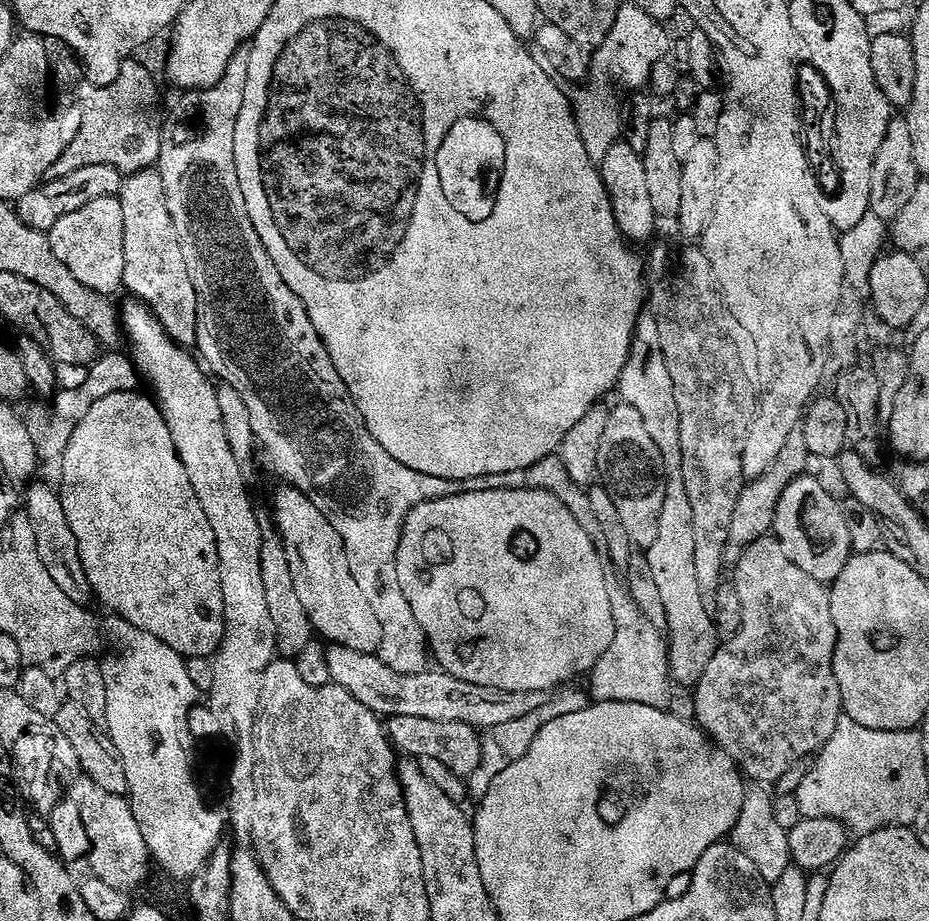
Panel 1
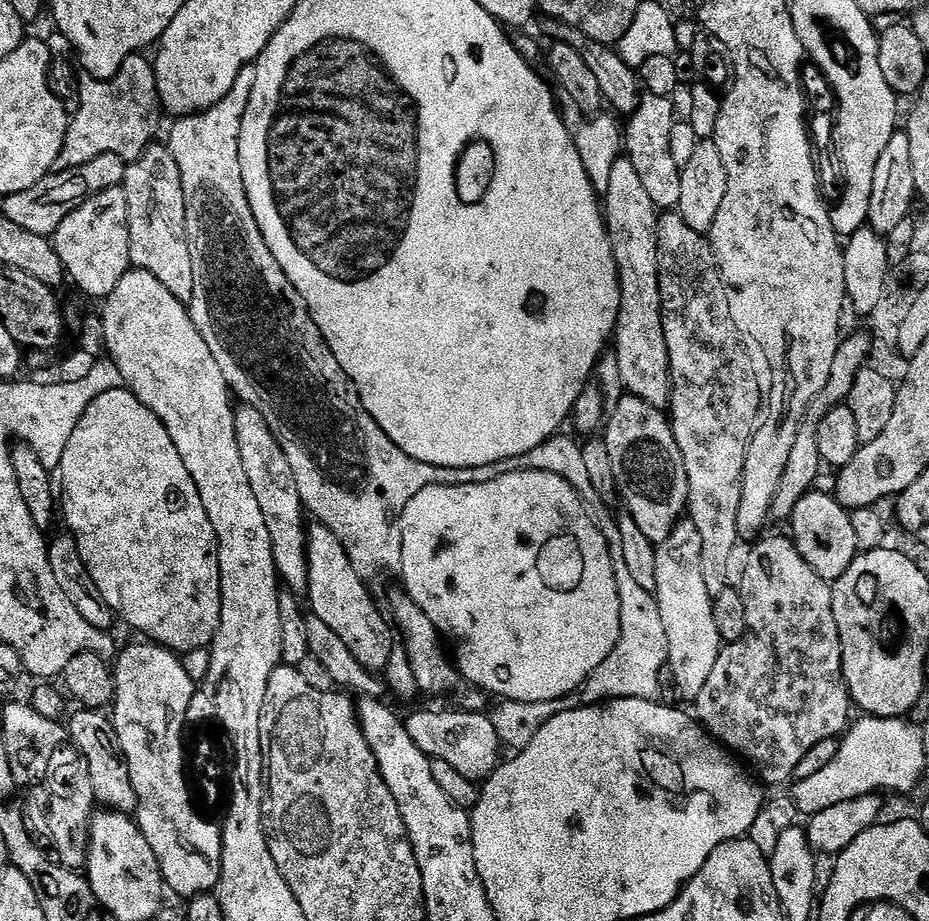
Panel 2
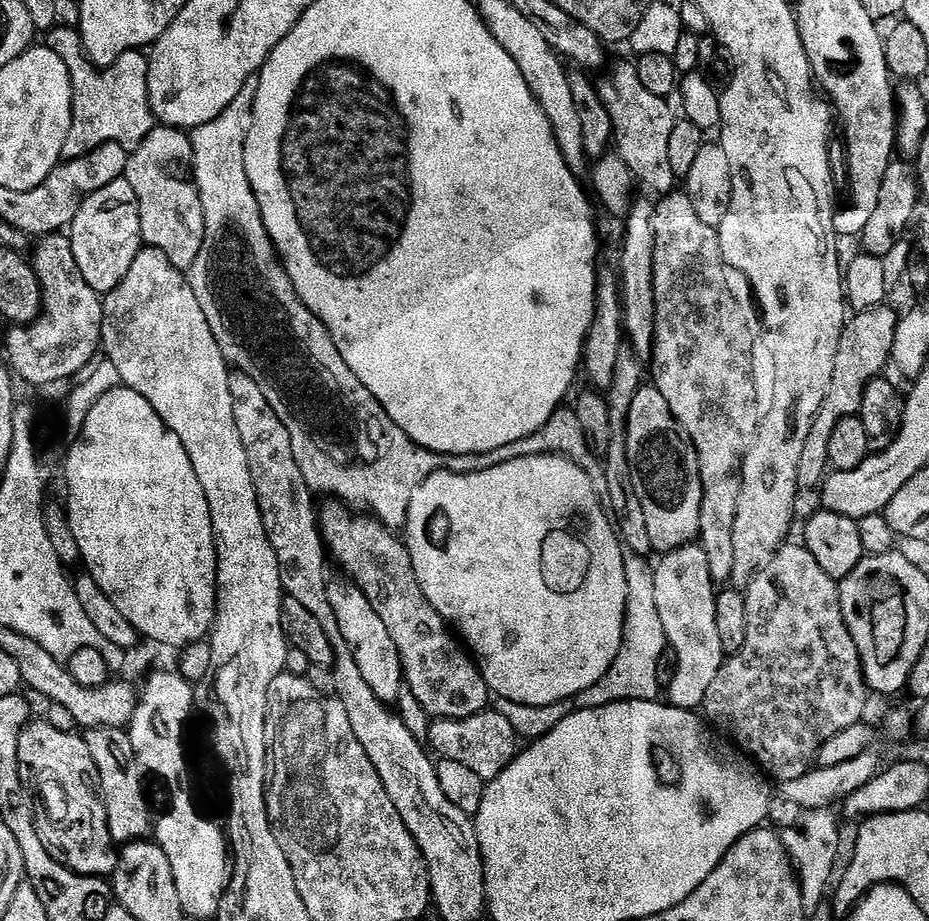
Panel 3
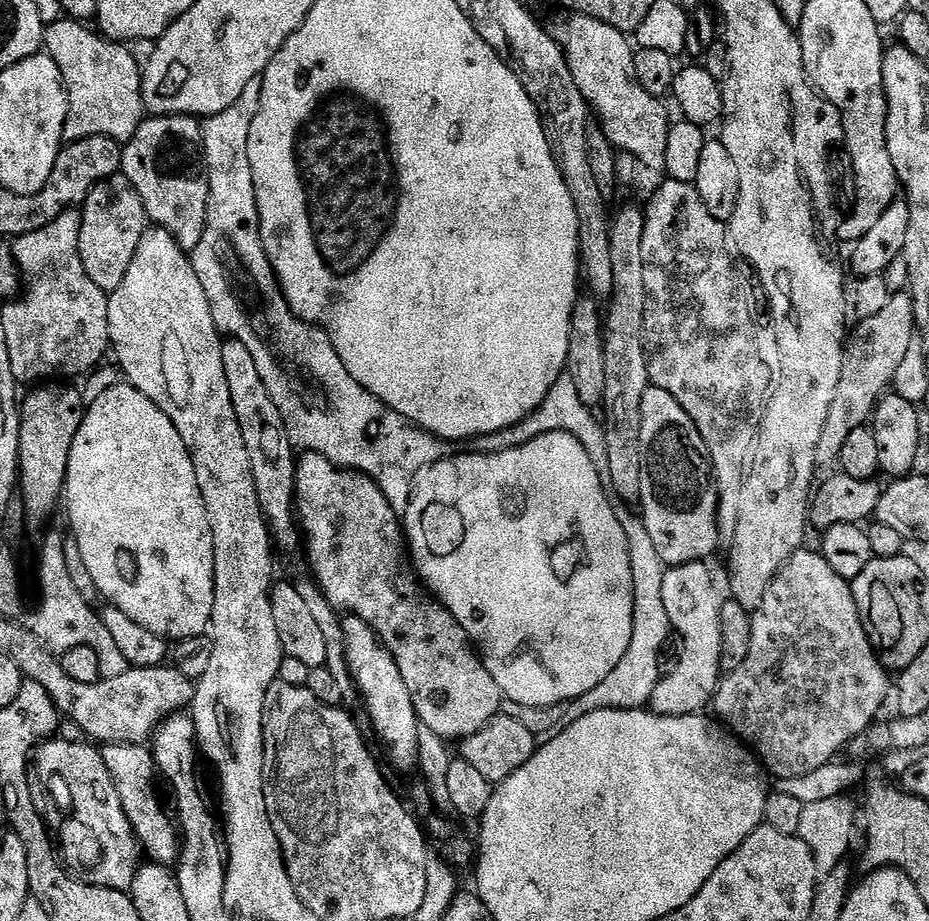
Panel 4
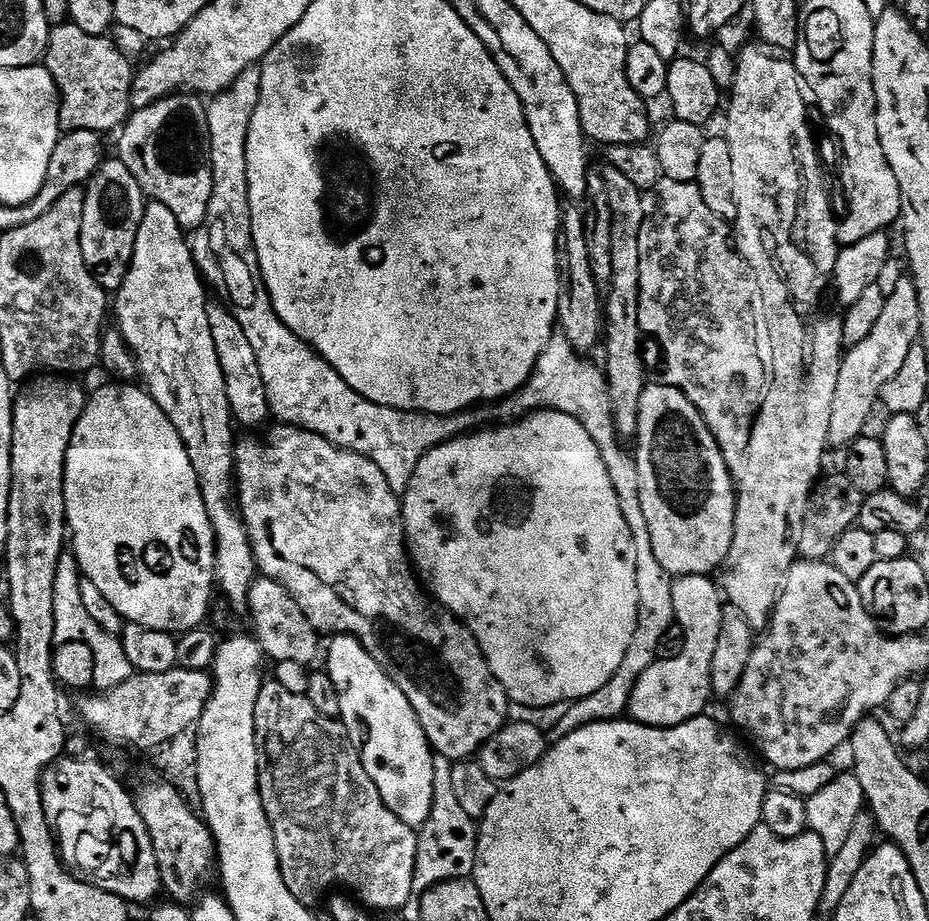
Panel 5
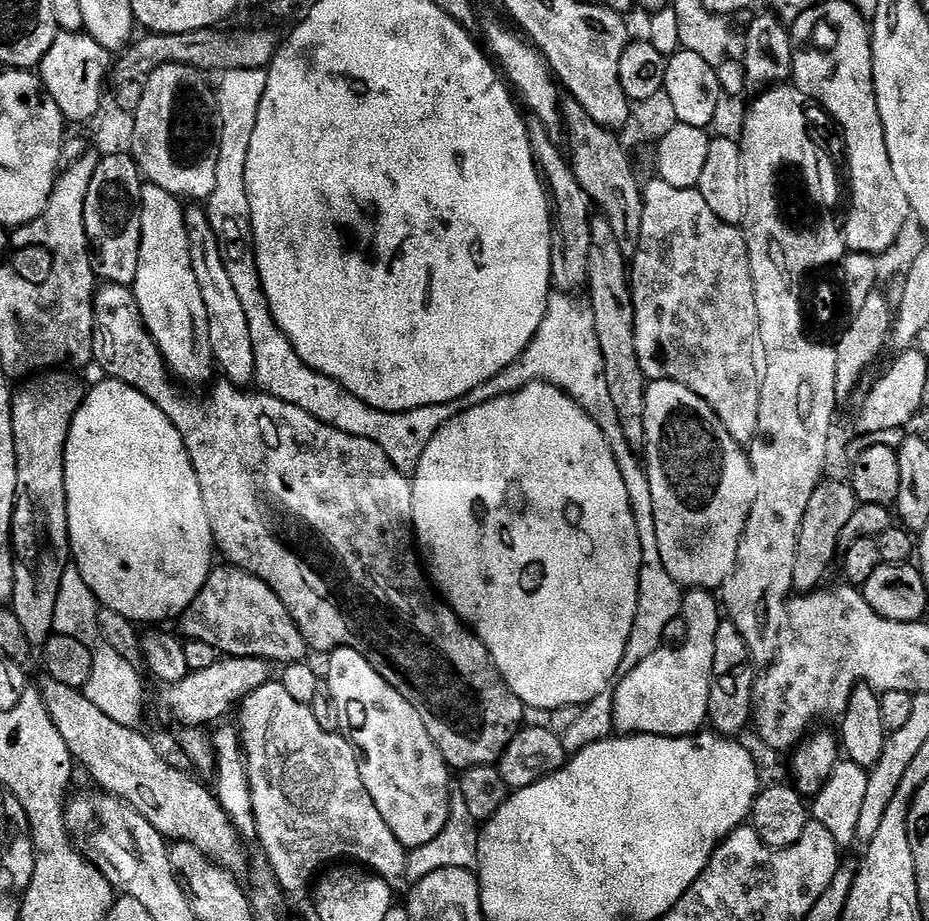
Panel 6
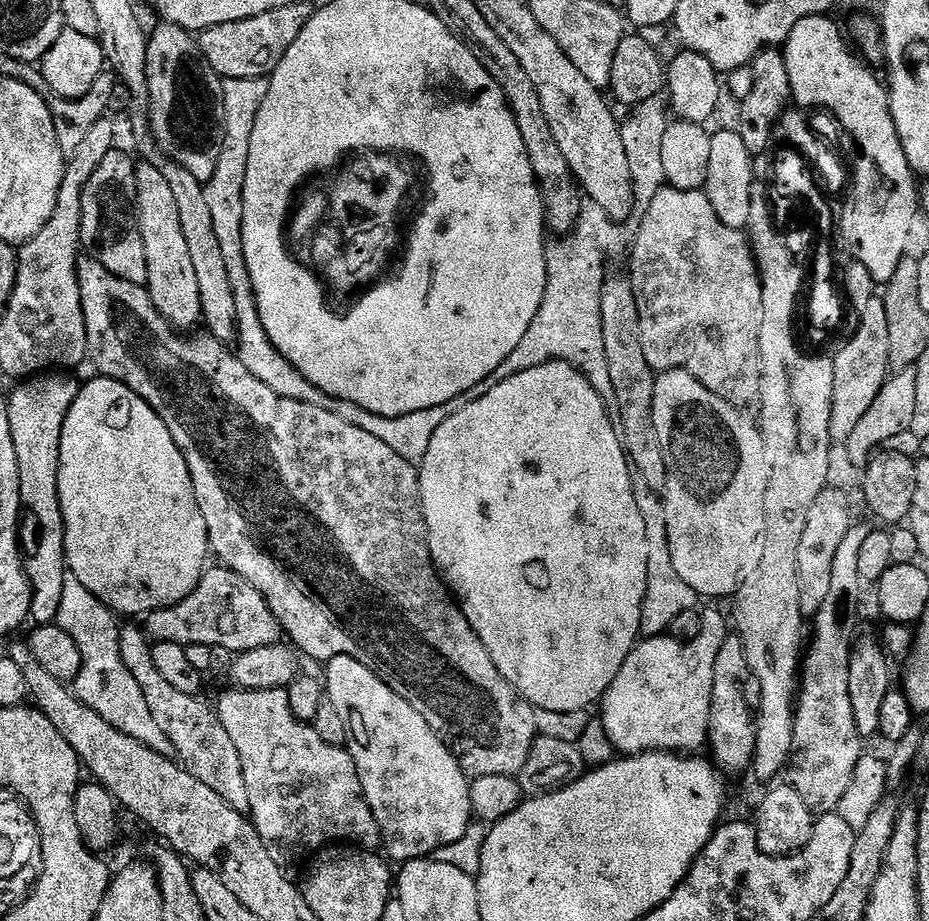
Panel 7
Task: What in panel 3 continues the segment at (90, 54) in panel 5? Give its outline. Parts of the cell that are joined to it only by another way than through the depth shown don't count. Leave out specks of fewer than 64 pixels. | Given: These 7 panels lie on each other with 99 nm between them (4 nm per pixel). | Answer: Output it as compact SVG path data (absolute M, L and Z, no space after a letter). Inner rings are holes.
M57 26L47 33L47 47L52 48L62 62L66 62L72 79L72 121L70 134L62 146L64 160L82 158L103 144L117 144L135 150L154 127L154 117L148 97L149 57L143 51L127 52L109 68L99 69L89 62L75 27Z

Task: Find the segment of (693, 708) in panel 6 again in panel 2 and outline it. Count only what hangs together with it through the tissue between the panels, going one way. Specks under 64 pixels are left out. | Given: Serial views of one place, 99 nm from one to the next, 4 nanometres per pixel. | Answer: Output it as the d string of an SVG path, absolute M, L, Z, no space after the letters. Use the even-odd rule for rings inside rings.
M691 518L681 519L676 528L656 550L658 558L658 582L656 583L656 605L662 610L662 623L666 626L668 639L668 664L674 670L674 682L681 701L695 702L698 694L702 694L702 686L706 686L706 678L710 678L710 670L714 670L714 662L718 662L718 654L722 641L718 634L718 626L714 626L713 596L706 590L706 582L702 578L702 537L698 534L698 526L694 526Z

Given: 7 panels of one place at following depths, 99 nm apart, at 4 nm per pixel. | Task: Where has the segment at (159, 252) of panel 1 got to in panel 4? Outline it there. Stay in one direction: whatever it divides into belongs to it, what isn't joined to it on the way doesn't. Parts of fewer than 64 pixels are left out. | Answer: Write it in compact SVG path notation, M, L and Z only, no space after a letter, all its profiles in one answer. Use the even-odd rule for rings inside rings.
M149 115L145 118L136 133L123 145L120 166L123 176L132 183L142 202L145 217L155 227L165 228L180 248L191 250L198 246L204 233L208 188L200 188L200 184L180 184L180 180L156 180L156 176L152 176L152 152L156 152L156 144L164 140L164 132L168 132L164 116Z

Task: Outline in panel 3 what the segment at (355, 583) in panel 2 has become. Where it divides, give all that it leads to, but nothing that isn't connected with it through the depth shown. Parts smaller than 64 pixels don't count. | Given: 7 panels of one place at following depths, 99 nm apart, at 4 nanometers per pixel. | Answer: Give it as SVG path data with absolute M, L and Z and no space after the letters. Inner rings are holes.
M347 578L333 579L328 585L330 606L334 608L334 618L338 618L338 630L342 630L342 638L346 638L346 646L350 646L350 654L354 654L354 662L358 662L358 671L362 679L370 685L370 690L378 694L384 704L395 705L400 699L404 684L404 667L398 654L398 646L394 646L394 638L390 638L390 630L378 618L374 606L370 606L370 598L362 594L355 582Z

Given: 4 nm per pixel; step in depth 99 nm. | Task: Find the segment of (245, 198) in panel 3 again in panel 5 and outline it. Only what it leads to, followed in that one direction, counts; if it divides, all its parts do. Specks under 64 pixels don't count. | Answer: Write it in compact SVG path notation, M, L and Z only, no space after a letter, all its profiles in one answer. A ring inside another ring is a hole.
M259 67L247 68L242 70L242 74L233 82L231 88L207 101L214 190L210 198L210 206L206 210L204 225L195 233L196 240L194 236L196 266L200 269L200 275L209 289L221 288L224 291L223 299L231 308L234 318L238 318L238 326L242 326L242 331L246 333L246 339L250 341L254 355L258 357L258 370L262 370L262 382L266 382L271 415L275 419L277 416L280 424L288 424L291 428L304 428L308 432L326 438L334 446L370 458L370 462L374 462L374 466L378 466L378 470L386 474L386 482L390 482L392 489L398 494L403 494L414 478L414 470L418 470L418 462L422 462L427 452L446 442L457 440L459 436L469 435L491 425L493 423L491 407L484 406L479 410L456 412L452 416L431 416L428 412L407 412L394 410L390 406L378 406L362 398L362 394L358 394L350 386L346 386L338 370L334 370L330 362L323 360L302 338L298 338L298 334L294 334L294 330L290 330L290 326L286 326L286 322L282 322L282 318L278 318L260 273L260 263L252 237L246 174L246 138L250 130L250 122L254 118L254 110L258 106L261 82L262 74Z

